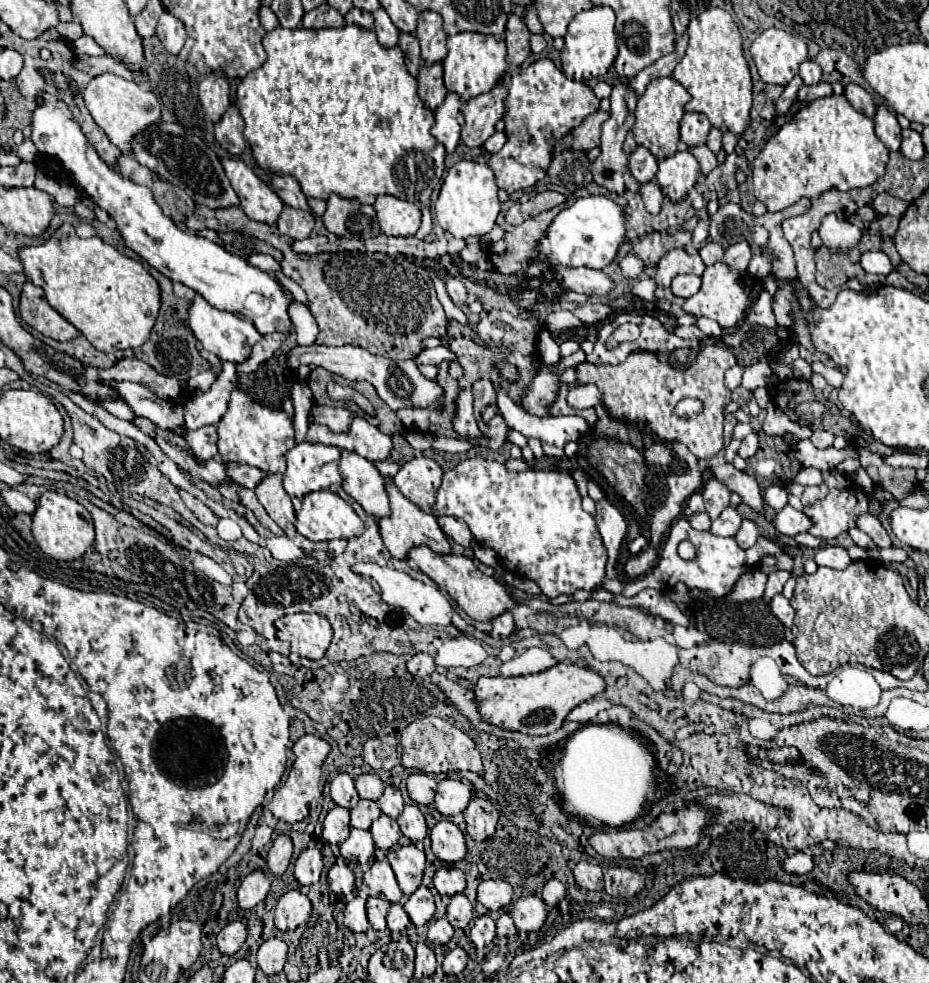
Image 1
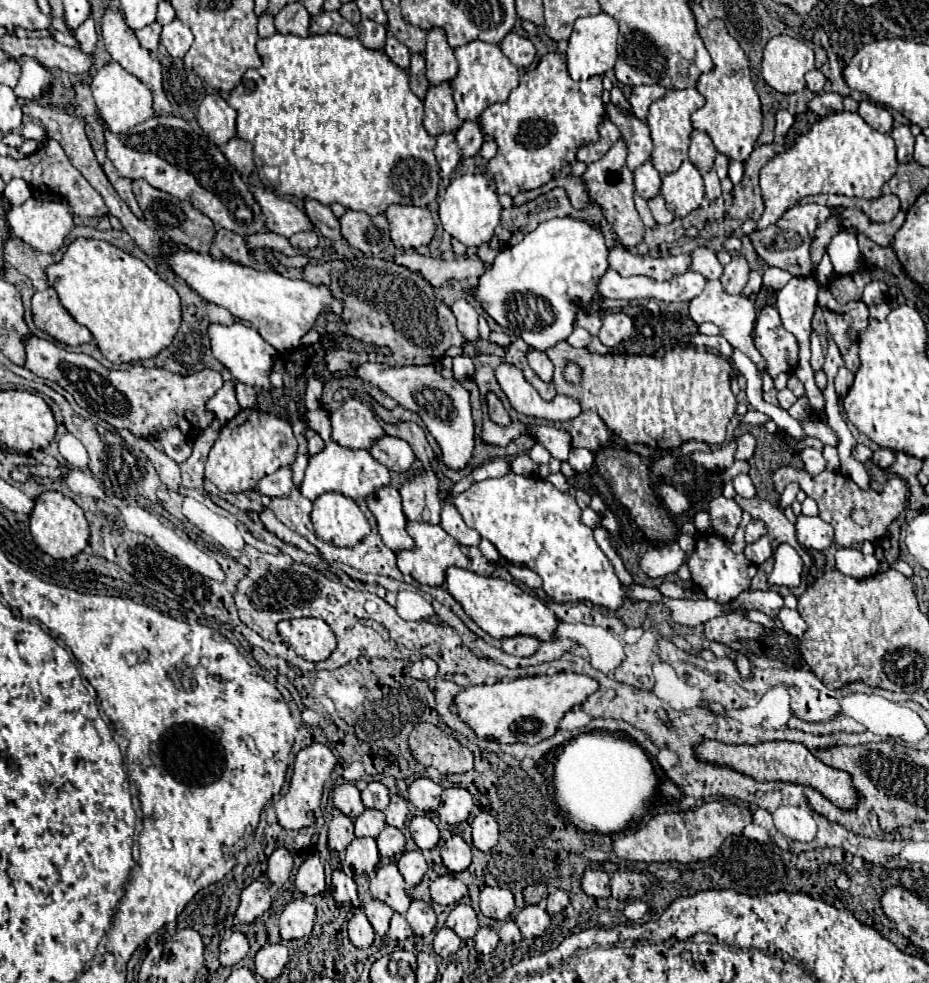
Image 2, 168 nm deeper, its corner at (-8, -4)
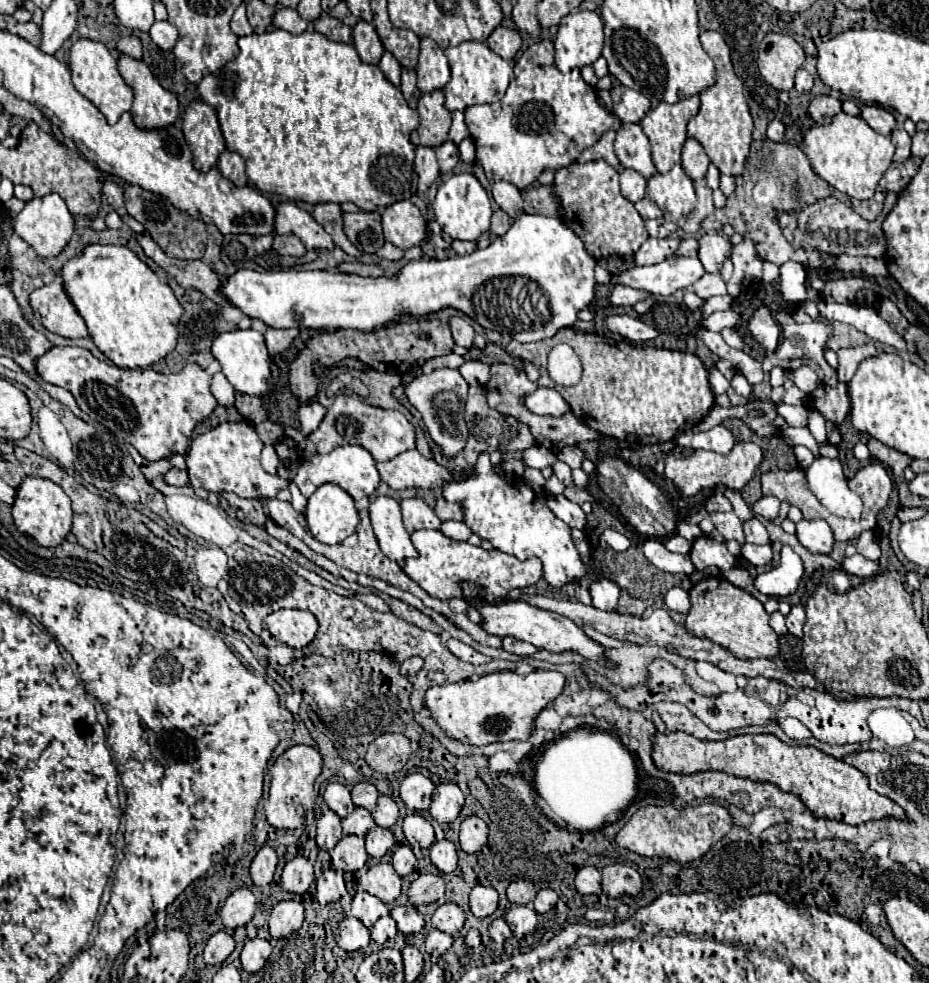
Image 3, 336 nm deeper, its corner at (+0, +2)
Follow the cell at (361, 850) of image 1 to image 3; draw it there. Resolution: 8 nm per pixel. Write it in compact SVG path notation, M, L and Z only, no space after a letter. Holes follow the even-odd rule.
M343 836L331 850L331 860L335 870L341 872L355 872L363 868L367 862L365 840L359 836Z

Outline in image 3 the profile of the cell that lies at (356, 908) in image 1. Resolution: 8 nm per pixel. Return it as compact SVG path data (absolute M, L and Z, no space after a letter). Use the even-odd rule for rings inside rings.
M347 916L347 918L343 918L339 922L337 934L335 934L335 942L337 942L337 946L341 950L345 950L345 952L361 950L361 948L365 948L369 944L369 940L371 940L369 930L357 918Z

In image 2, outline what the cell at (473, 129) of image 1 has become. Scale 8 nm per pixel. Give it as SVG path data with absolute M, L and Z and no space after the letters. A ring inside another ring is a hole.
M465 120L463 126L457 130L457 142L459 142L461 158L475 156L481 150L483 142L485 142L481 122L479 120Z

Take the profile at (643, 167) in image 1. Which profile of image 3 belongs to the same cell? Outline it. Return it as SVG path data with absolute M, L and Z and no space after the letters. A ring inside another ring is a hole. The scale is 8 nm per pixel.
M625 168L621 172L621 194L623 194L623 198L627 198L629 202L637 202L645 196L645 188L647 188L647 180L639 172L635 172L631 168Z

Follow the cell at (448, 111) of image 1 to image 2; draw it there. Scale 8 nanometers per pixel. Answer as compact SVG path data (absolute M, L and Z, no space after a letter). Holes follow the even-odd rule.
M453 132L439 134L439 136L437 136L435 156L437 156L437 160L439 160L441 178L447 178L447 176L453 172L453 168L457 166L457 162L461 160L461 158L459 158L459 146L457 146L457 140L455 140L455 134L453 134Z

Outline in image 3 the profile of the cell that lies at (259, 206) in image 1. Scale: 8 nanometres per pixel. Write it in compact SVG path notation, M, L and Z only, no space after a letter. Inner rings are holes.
M293 202L277 204L275 232L295 234L305 244L307 250L333 250L335 248L331 236L323 230L323 226L317 224L309 212L295 206Z

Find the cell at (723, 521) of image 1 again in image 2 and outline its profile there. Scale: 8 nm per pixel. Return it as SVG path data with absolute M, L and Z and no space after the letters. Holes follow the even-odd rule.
M751 520L747 526L745 526L745 540L751 544L755 540L759 540L759 536L765 536L767 530L763 528L763 522L761 520Z

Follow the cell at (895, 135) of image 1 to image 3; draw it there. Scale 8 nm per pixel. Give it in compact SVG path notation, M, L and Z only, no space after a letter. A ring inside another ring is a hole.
M895 128L891 134L891 140L895 144L895 162L905 162L911 156L911 136L903 128Z

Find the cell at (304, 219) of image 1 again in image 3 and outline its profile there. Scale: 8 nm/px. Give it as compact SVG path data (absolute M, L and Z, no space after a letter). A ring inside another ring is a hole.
M275 234L273 250L279 252L279 254L289 254L289 256L305 256L305 246L295 236L279 236L279 234Z

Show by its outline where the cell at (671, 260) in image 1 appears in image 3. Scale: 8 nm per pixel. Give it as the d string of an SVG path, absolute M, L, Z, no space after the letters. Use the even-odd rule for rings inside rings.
M705 234L701 236L701 248L699 248L699 260L703 262L707 272L719 272L723 262L731 256L733 244L719 236L719 234Z

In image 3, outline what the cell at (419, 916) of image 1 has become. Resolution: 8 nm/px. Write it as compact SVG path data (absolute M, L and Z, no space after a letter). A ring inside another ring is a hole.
M395 906L391 910L391 918L397 922L397 930L403 934L413 934L423 928L423 916L415 906Z

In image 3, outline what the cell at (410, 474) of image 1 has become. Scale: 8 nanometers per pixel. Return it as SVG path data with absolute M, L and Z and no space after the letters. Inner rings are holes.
M421 498L403 500L401 502L401 512L403 512L403 524L405 524L409 534L413 534L417 530L423 530L423 528L439 530L439 526L441 526L441 520L433 512L433 508L429 508L425 504L425 500L421 500Z

